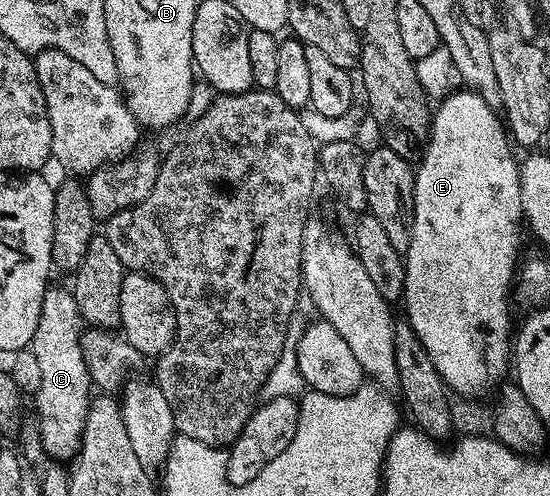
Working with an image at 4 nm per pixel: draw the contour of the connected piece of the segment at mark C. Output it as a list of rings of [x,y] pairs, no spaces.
[[[68,286],[46,287],[31,350],[39,357],[40,370],[39,389],[35,392],[37,431],[41,434],[42,449],[53,461],[72,460],[81,449],[81,434],[91,402],[91,380],[85,364],[85,349],[81,346],[82,330],[83,320],[72,290]]]

